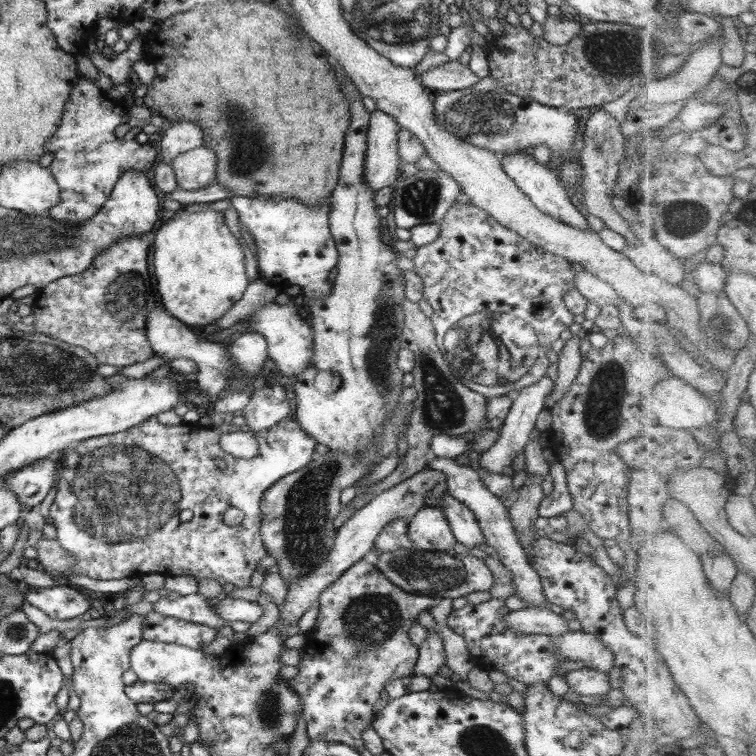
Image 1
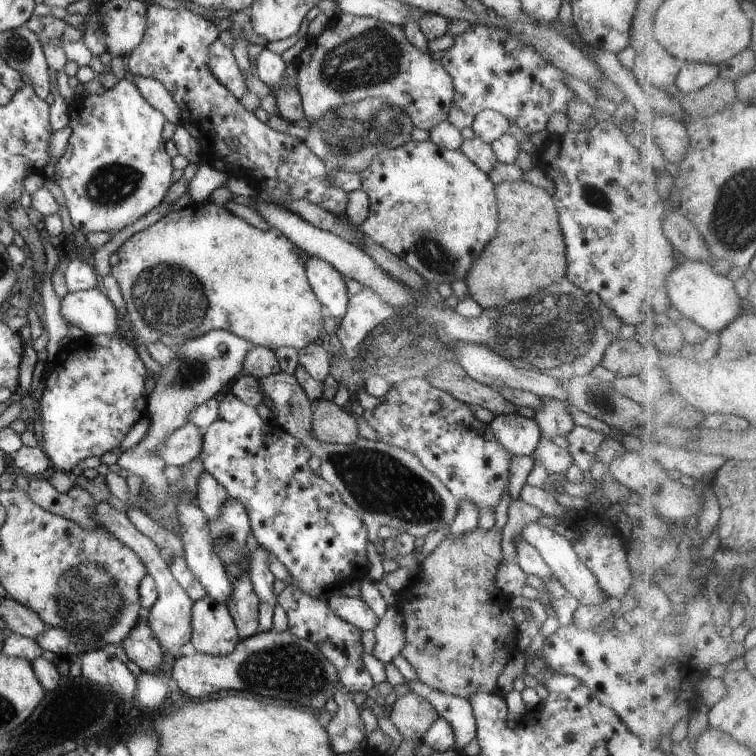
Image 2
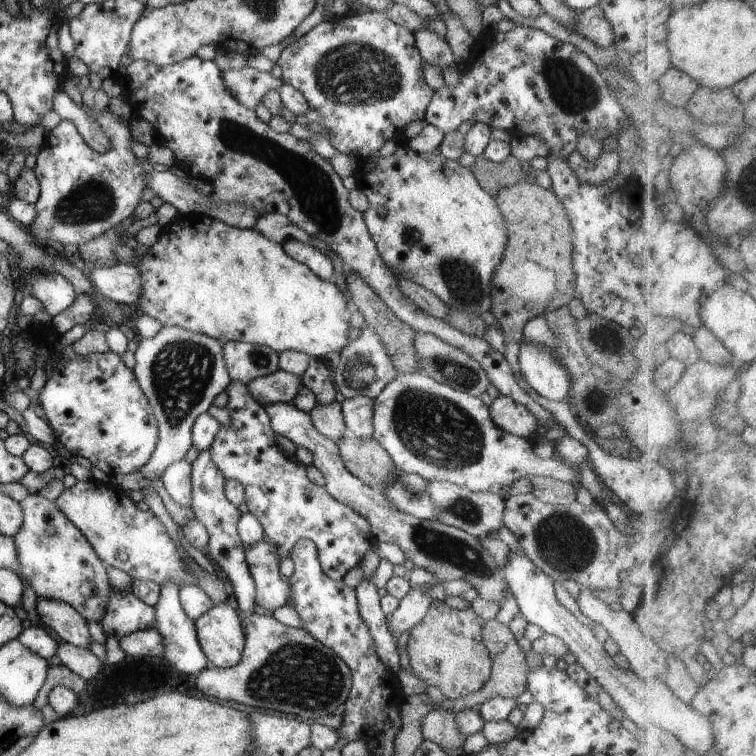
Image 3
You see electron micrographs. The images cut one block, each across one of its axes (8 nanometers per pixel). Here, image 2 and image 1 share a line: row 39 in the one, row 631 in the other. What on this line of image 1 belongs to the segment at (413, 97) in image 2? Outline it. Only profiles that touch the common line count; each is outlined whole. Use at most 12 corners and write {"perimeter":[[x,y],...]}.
{"perimeter":[[365,559],[320,592],[288,685],[311,742],[354,749],[434,597]]}

